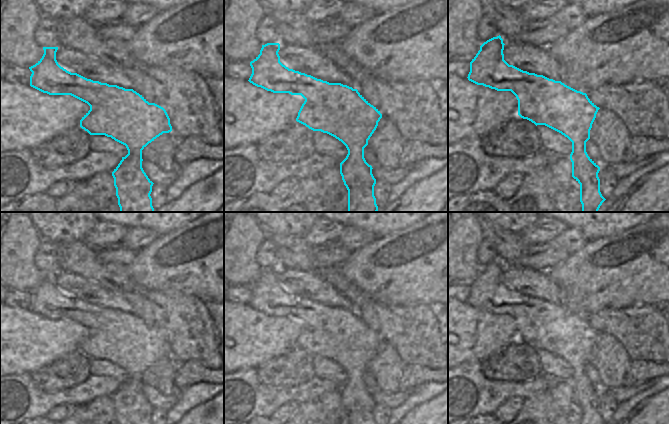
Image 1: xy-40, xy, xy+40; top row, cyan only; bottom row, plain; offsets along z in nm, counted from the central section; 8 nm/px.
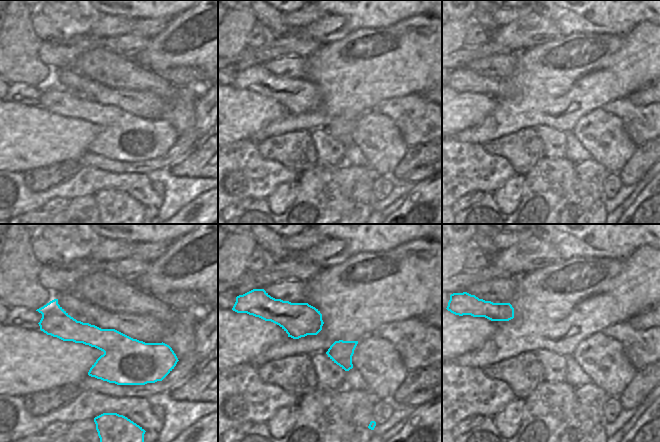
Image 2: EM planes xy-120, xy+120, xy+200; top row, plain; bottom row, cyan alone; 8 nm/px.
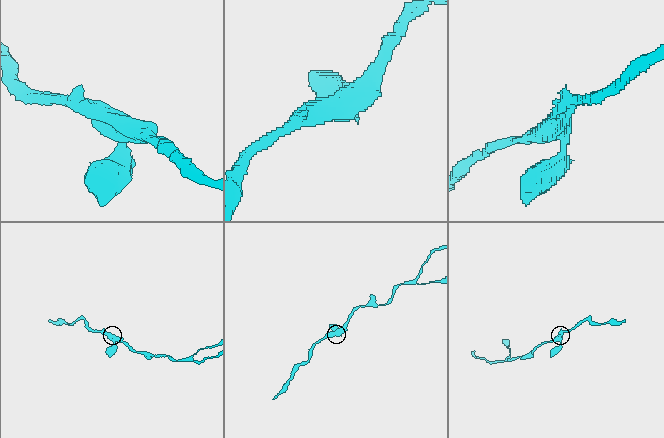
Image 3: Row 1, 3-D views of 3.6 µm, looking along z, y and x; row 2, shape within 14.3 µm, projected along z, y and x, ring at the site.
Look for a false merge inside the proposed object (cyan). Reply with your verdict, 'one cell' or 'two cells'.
one cell

